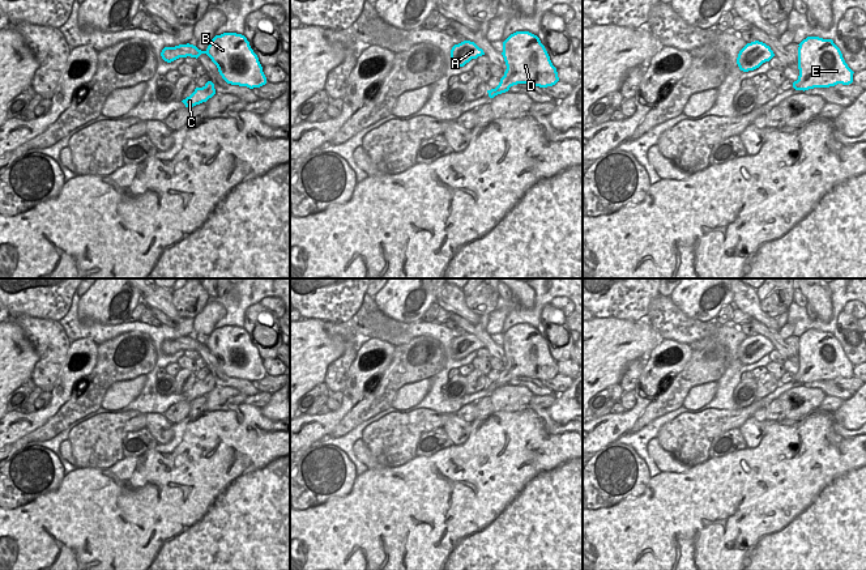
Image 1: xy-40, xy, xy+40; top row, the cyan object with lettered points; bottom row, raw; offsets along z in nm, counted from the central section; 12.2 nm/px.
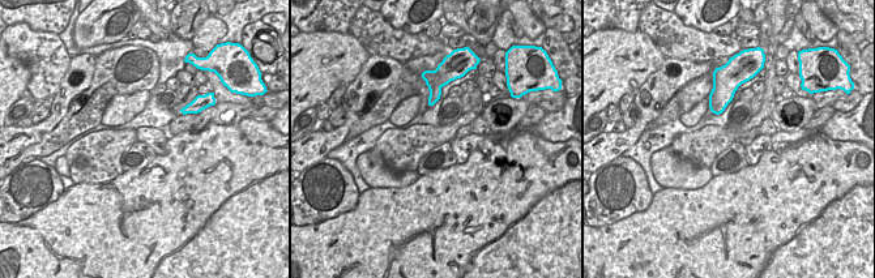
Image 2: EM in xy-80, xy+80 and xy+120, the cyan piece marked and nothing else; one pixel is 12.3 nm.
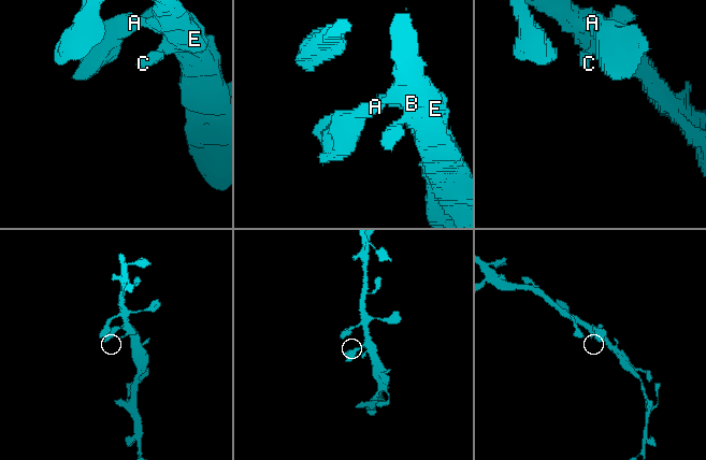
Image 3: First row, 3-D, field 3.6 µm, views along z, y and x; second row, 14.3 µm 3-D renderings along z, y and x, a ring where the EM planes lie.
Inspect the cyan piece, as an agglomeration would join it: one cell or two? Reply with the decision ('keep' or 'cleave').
keep

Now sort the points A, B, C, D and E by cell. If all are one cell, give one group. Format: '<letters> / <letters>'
A B C D E

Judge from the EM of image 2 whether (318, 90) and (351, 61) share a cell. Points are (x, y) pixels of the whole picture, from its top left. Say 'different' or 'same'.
same

